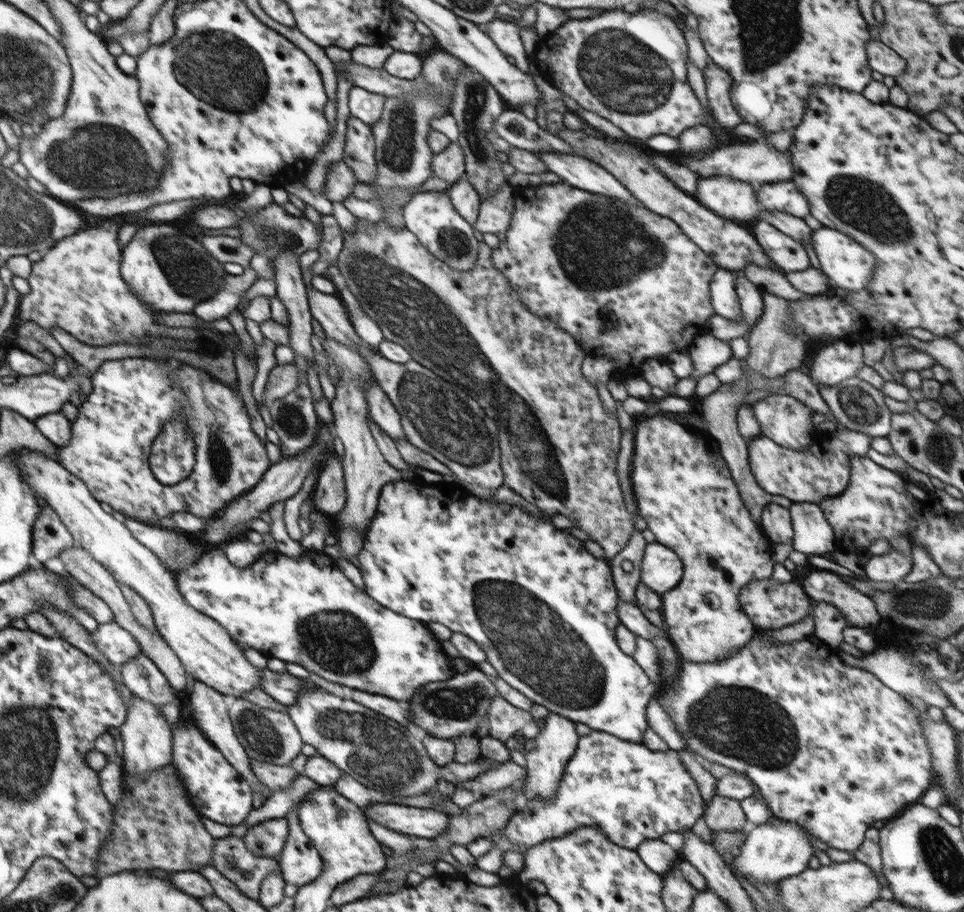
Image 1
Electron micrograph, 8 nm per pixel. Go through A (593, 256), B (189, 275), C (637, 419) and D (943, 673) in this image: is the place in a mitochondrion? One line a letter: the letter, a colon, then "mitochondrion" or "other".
A: mitochondrion
B: mitochondrion
C: other
D: other

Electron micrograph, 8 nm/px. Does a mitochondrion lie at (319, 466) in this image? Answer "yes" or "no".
no

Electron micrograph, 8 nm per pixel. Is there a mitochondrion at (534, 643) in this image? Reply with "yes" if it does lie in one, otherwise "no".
yes

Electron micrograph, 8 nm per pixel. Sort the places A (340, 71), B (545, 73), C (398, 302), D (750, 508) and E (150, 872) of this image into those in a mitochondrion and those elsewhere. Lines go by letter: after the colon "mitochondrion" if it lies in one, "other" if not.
A: other
B: other
C: mitochondrion
D: other
E: other

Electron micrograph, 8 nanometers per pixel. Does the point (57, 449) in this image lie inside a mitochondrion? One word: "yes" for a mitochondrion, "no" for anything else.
no

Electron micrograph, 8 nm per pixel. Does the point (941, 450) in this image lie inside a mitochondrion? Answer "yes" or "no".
yes

